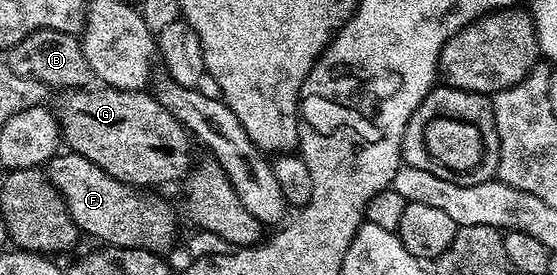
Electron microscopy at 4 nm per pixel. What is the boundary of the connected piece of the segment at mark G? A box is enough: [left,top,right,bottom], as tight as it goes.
[57,87,191,187]

